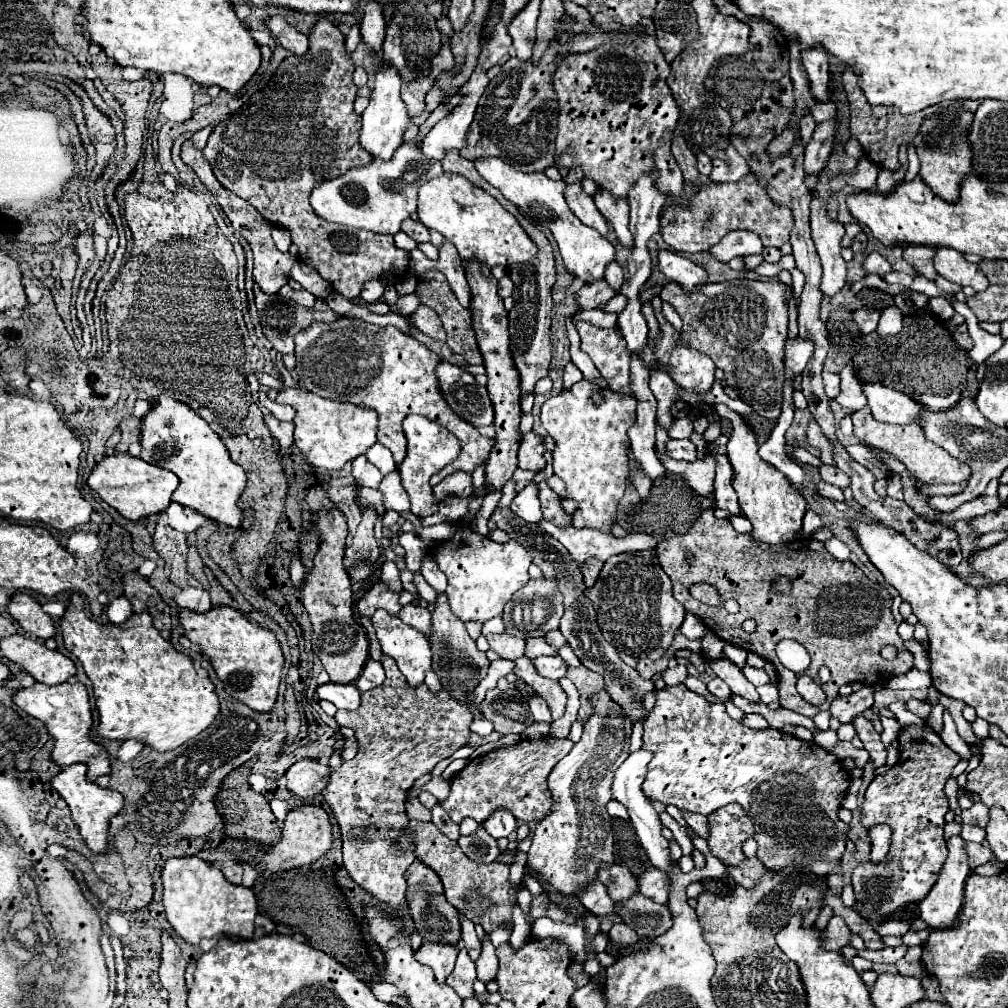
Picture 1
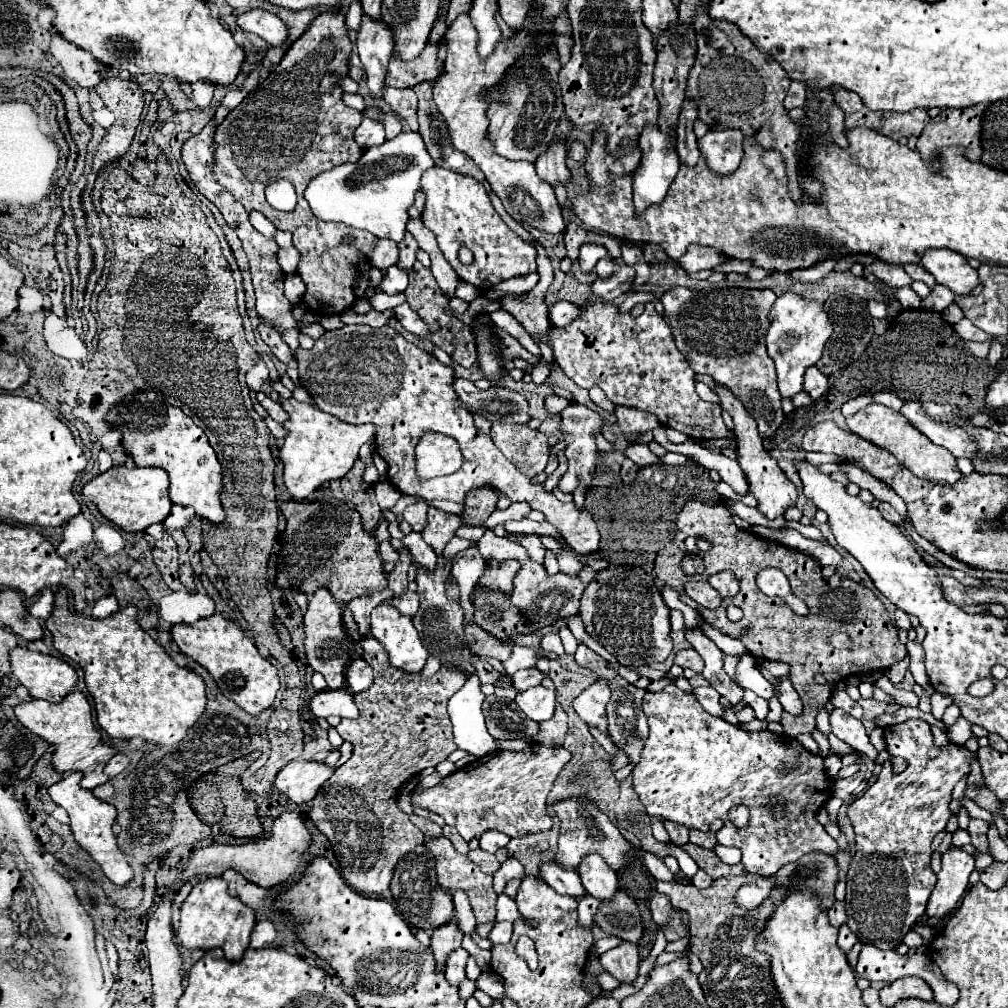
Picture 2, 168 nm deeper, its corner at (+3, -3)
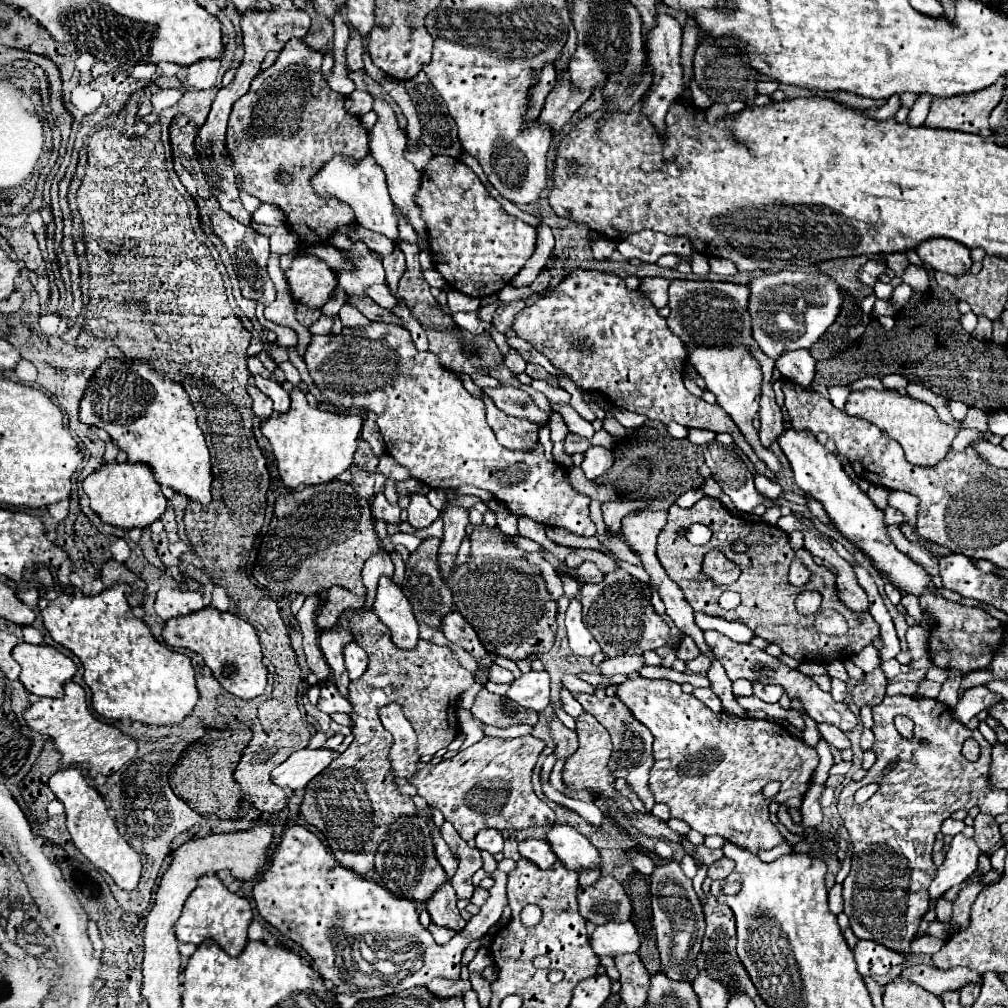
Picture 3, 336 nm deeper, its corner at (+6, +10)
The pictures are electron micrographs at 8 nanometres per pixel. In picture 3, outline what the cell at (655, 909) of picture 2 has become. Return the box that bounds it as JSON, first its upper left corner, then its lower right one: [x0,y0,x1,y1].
[650,859,704,983]

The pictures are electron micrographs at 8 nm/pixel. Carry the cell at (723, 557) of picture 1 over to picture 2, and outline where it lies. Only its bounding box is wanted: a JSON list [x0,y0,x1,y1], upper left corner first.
[655,502,907,738]

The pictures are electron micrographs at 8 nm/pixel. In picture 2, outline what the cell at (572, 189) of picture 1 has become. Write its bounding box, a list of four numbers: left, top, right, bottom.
[535,144,573,186]

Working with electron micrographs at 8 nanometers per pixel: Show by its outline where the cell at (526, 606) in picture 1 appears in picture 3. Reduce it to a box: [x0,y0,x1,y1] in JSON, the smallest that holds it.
[576,561,604,583]

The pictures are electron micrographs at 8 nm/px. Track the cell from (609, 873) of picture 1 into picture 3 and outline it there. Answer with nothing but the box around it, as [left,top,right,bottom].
[546,825,600,871]

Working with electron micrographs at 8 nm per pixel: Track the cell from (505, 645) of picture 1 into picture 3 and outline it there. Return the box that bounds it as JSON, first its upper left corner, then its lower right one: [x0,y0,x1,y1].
[440,609,488,659]

